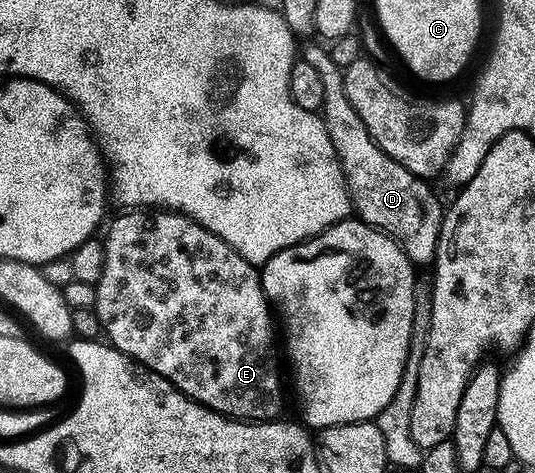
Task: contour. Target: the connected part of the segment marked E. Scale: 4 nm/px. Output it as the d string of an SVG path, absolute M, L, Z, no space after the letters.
M130 208L125 212L118 212L114 219L109 219L105 227L104 241L104 272L100 272L100 280L94 291L93 311L98 314L101 329L108 339L109 345L115 346L120 352L124 352L129 358L133 358L140 366L156 372L161 378L167 378L173 386L184 396L188 396L193 402L207 406L218 414L224 414L228 418L239 420L274 420L279 417L282 410L282 398L274 394L278 390L278 358L274 355L274 318L272 304L266 298L262 287L262 276L259 267L253 262L244 260L244 256L229 246L220 236L208 232L196 220L192 220L186 214L180 214L177 210L165 208Z

